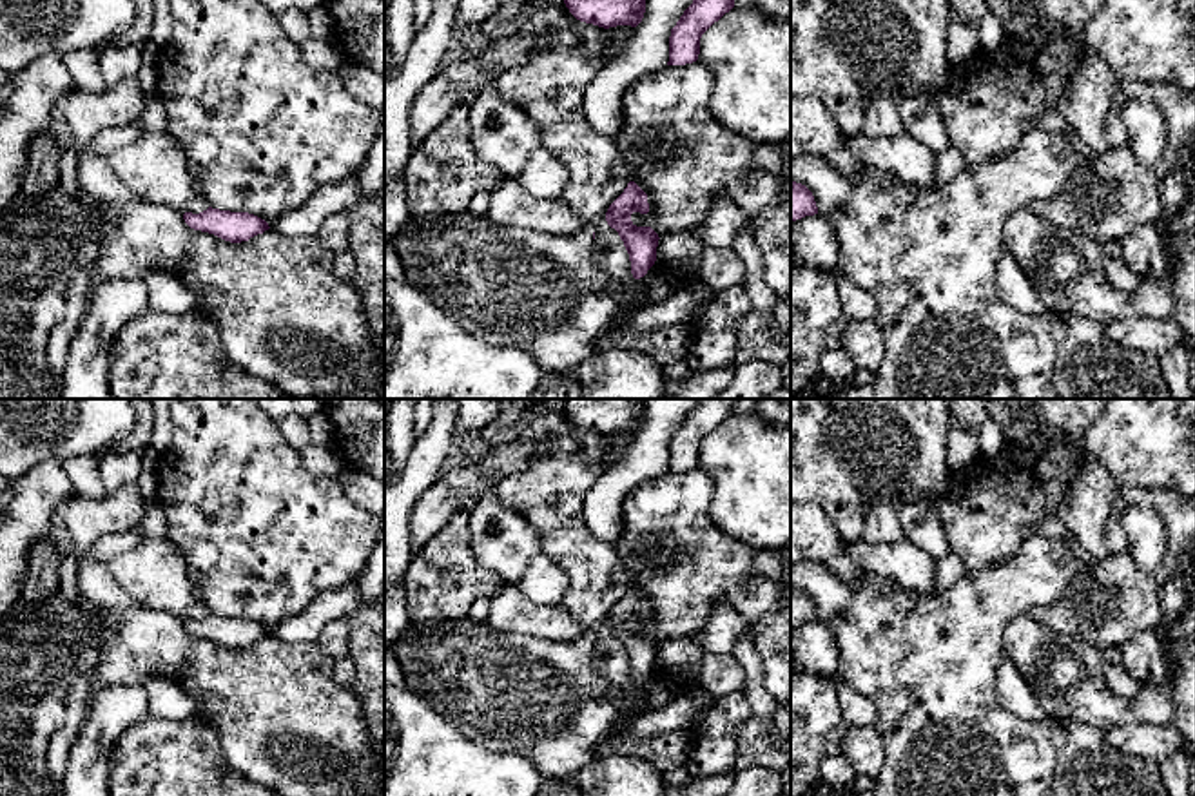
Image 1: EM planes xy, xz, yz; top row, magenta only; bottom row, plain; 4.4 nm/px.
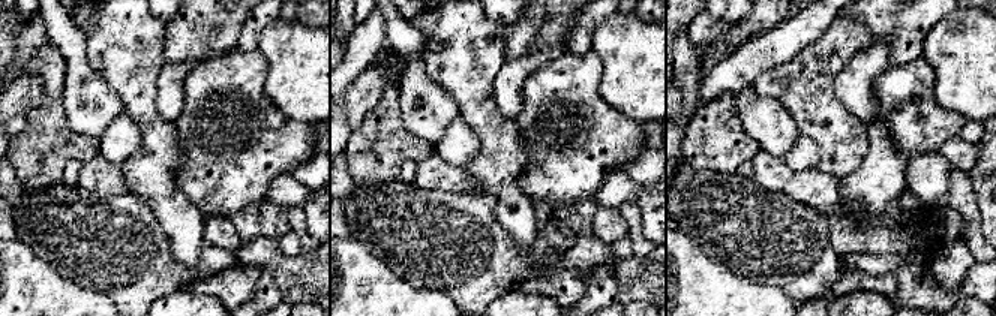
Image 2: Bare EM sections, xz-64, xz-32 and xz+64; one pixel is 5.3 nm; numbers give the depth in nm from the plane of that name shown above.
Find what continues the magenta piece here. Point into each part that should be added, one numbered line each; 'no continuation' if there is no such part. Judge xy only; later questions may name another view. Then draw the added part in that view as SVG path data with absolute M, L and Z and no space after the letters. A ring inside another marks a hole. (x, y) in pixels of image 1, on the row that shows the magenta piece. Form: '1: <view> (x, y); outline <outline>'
no continuation

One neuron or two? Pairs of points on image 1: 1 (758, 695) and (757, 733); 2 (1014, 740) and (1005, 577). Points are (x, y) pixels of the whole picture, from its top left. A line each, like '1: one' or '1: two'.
1: two
2: one

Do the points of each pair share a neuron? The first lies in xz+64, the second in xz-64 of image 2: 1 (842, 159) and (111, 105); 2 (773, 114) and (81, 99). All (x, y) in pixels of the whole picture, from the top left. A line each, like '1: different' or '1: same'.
1: different
2: same

